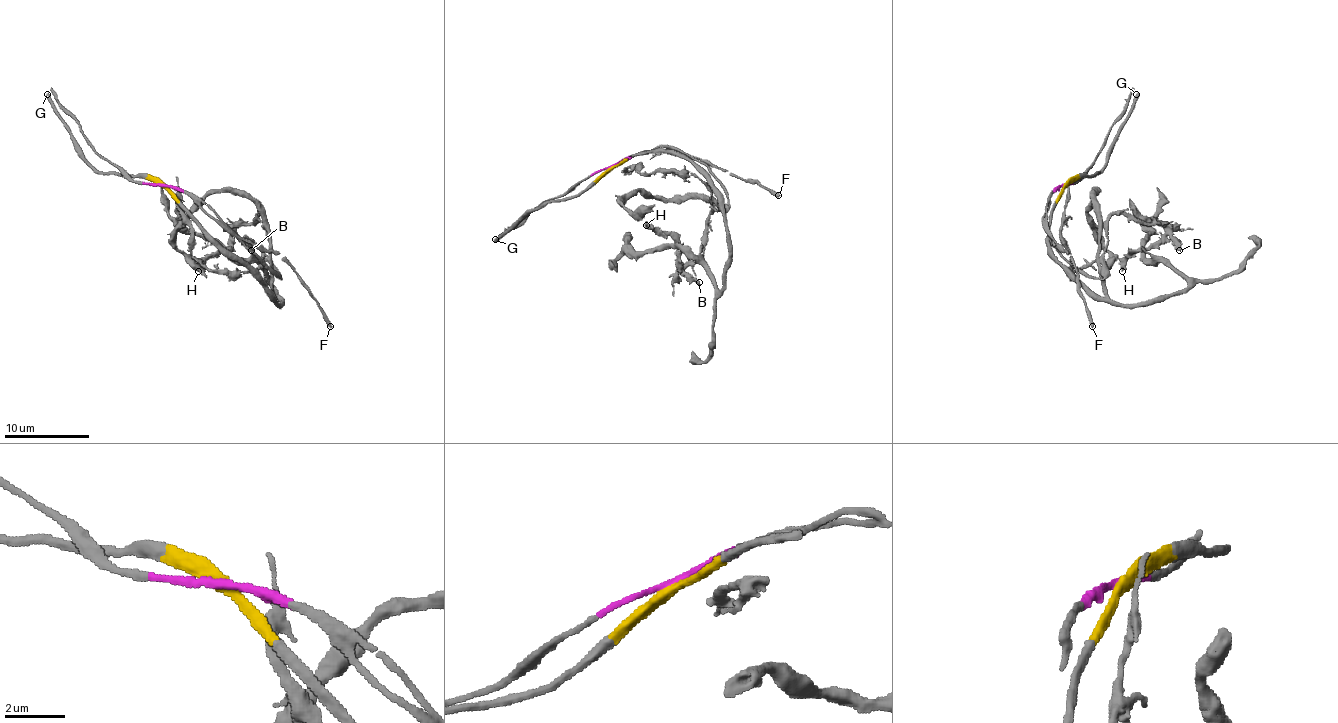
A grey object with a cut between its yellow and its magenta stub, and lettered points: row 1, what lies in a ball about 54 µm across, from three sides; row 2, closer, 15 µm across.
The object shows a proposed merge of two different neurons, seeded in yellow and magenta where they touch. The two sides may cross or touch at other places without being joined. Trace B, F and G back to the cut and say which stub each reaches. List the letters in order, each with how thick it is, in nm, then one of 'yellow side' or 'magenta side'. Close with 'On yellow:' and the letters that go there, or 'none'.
B: 360 nm | magenta side
F: 320 nm | magenta side
G: 340 nm | yellow side
On yellow: G

